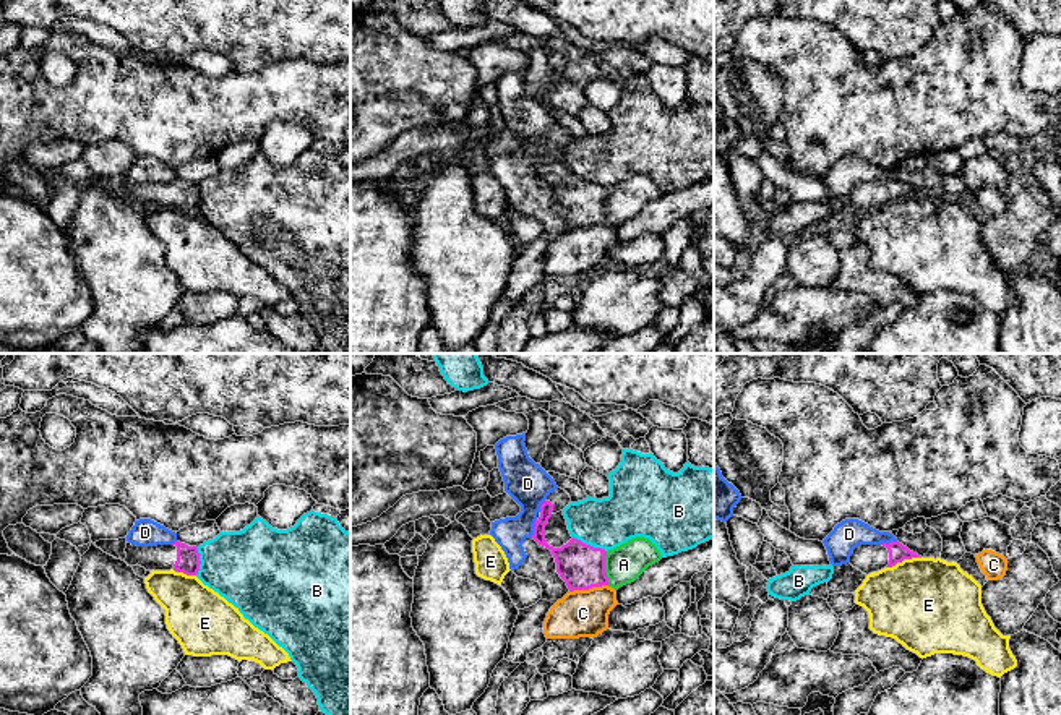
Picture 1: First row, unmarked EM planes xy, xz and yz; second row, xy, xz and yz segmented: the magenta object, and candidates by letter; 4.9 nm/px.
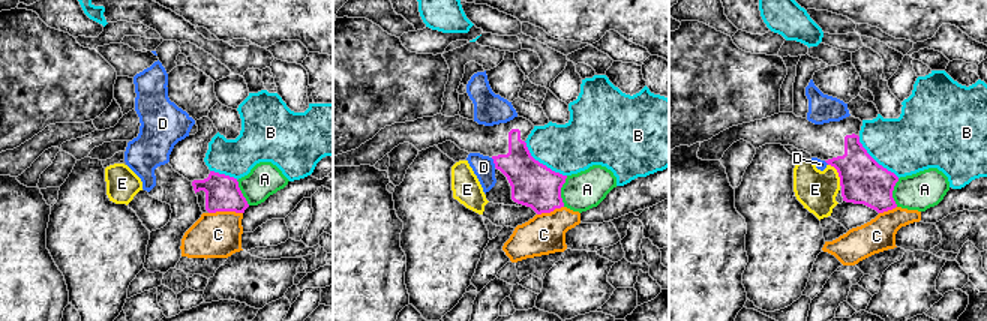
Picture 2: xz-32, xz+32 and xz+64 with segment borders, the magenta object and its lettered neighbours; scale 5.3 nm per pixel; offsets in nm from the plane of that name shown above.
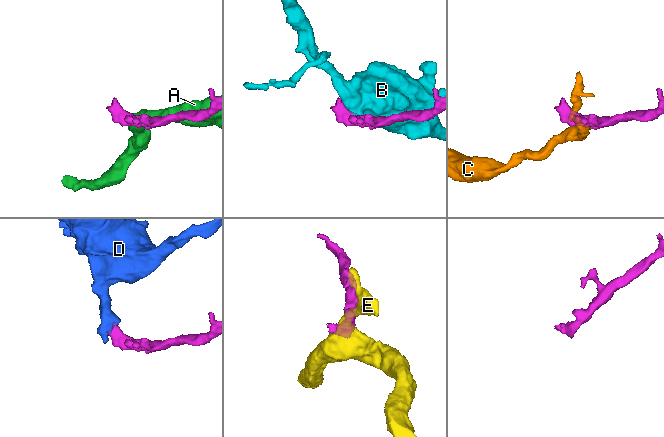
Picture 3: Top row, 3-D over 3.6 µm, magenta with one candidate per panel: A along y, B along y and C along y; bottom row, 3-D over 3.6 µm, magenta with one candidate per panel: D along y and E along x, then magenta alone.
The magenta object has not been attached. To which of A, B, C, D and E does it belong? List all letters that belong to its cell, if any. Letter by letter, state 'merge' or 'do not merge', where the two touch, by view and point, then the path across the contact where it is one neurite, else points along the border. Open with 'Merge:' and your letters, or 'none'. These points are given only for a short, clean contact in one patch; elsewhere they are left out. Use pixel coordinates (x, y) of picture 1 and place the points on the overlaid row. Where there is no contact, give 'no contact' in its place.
Merge: none
A: do not merge | xz (604, 568)
B: do not merge | xz (589, 545)
C: do not merge | xz (588, 589)
D: do not merge | xz (534, 529) | along xz (536, 519), (531, 537)
E: do not merge | yz (904, 558) | along yz (920, 556), (897, 561), (888, 568)

